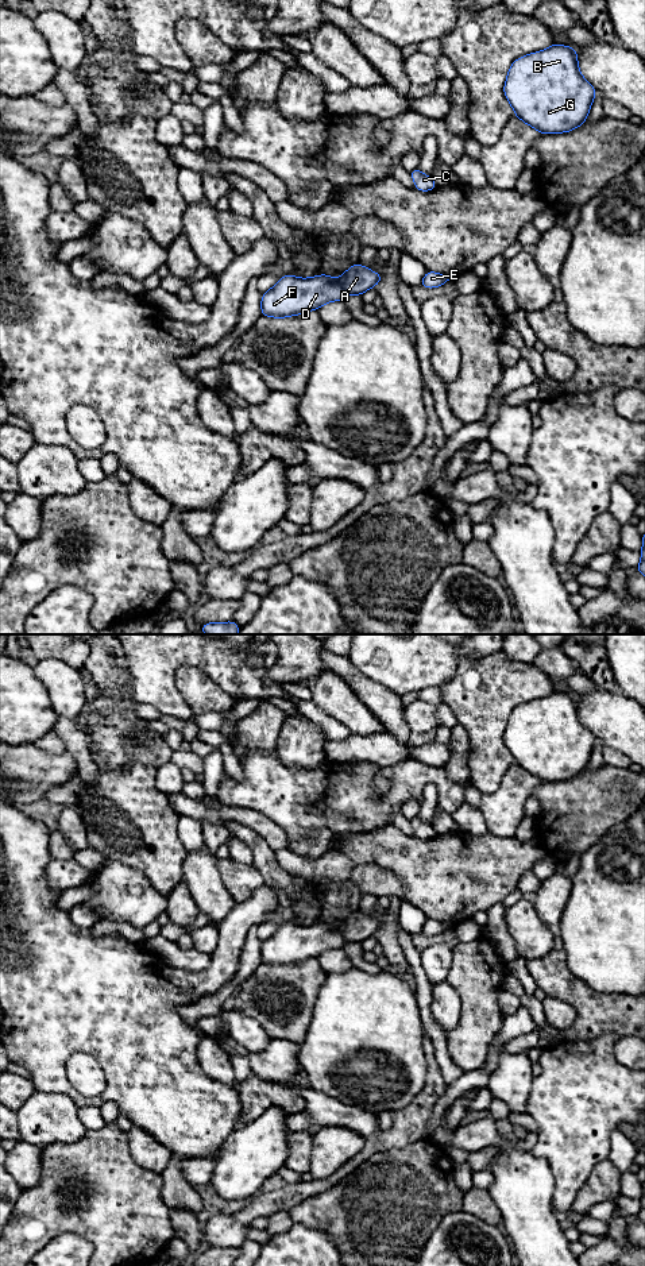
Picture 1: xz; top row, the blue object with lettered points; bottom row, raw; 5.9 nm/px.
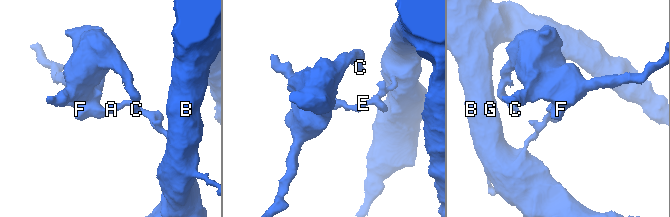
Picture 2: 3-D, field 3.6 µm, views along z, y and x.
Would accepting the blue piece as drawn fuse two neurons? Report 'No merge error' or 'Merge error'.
Merge error

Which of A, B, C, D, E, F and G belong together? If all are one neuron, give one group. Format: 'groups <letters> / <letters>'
groups A B E G / C D F

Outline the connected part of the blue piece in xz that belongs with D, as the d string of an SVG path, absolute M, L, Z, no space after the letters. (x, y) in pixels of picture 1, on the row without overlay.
M286 922L274 935L263 941L262 964L291 965L317 958L332 949L343 949L344 943L344 937L332 923L297 926L293 922Z

